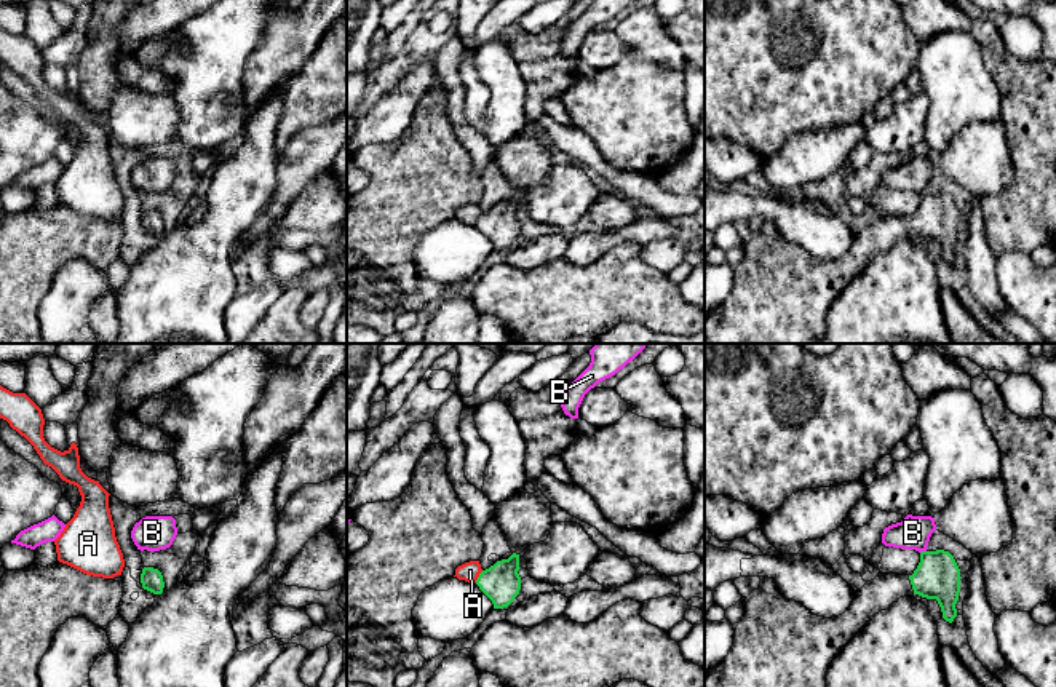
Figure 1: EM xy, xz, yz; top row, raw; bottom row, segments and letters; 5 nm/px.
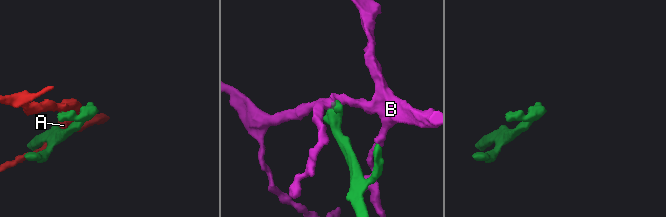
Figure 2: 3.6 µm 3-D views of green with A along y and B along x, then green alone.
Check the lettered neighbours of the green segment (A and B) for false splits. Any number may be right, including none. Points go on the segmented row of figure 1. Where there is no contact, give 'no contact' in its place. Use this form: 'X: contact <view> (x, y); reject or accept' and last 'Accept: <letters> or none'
A: contact xz (478, 577); reject
B: contact yz (922, 551); reject
Accept: none

